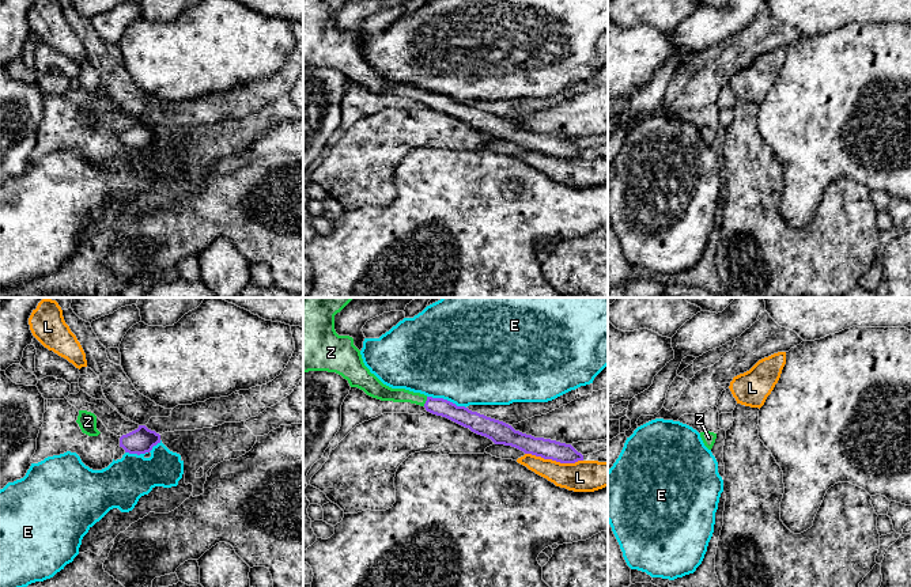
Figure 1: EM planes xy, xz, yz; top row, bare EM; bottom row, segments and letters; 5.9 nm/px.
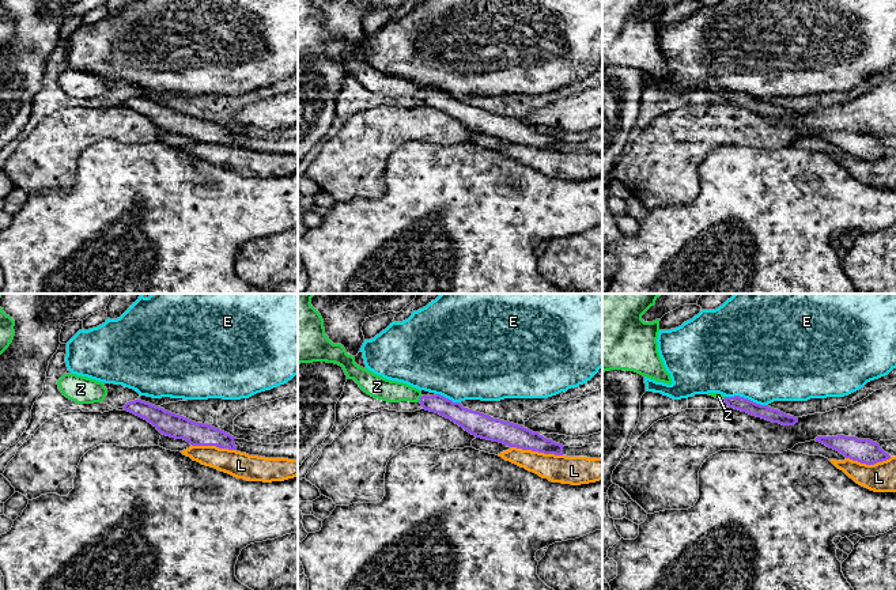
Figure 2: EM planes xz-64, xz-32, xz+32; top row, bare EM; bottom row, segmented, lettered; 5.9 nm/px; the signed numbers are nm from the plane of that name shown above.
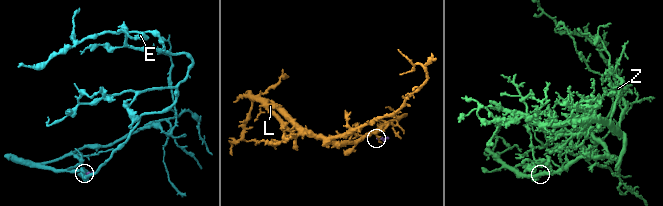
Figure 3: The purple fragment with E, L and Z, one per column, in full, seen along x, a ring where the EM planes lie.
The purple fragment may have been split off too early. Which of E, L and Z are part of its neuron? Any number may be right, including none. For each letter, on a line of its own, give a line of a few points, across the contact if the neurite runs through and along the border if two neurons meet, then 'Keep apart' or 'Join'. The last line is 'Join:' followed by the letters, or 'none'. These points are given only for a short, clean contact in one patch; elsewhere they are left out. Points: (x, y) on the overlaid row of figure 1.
E: Line: xz (427, 396), (446, 398), (465, 408). Keep apart
L: Keep apart
Z: Line: xz (439, 406), (426, 401), (385, 393). Join
Join: Z

